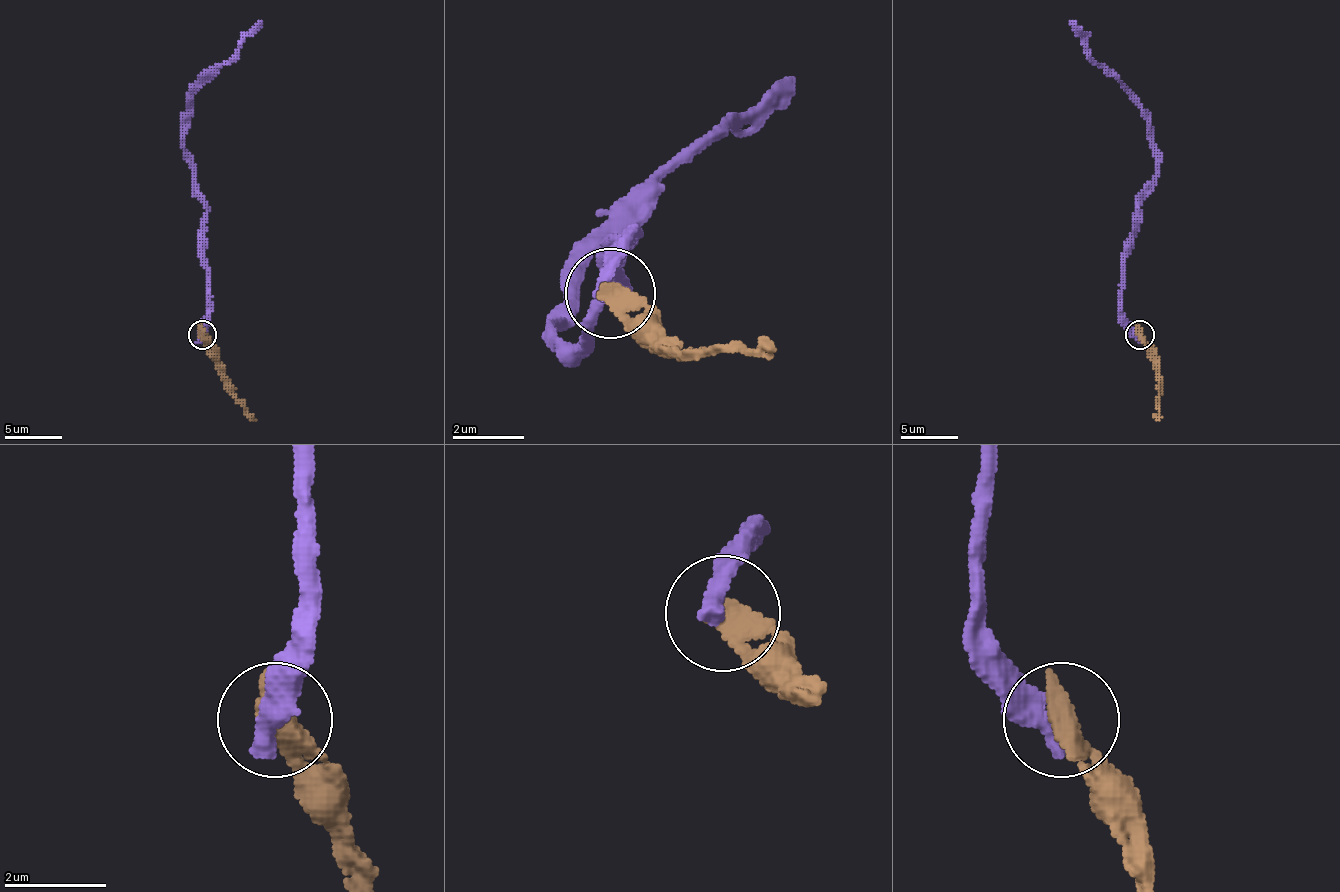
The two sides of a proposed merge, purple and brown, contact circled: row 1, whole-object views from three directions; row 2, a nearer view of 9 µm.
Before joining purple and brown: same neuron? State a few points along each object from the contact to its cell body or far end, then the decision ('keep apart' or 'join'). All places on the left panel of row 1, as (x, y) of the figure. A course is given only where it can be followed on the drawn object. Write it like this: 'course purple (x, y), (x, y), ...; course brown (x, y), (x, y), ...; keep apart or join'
course purple (201, 337), (207, 311), (207, 202), (193, 173), (193, 156), (184, 147), (187, 99), (261, 21); course brown (201, 334), (218, 362), (224, 388), (256, 420); keep apart

